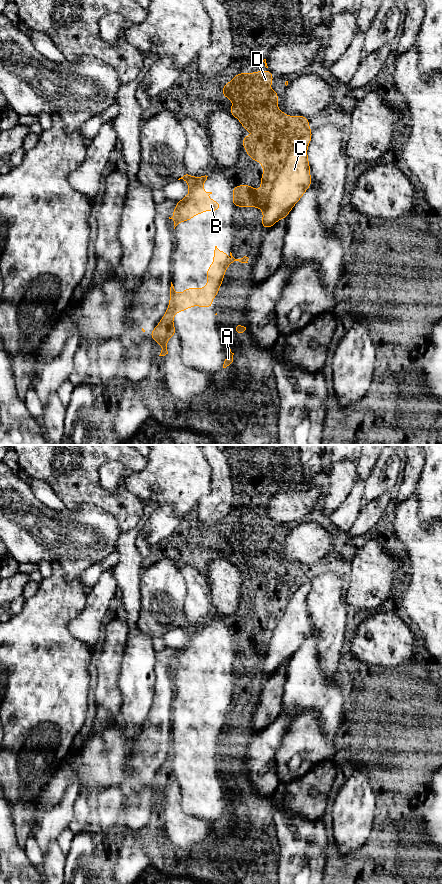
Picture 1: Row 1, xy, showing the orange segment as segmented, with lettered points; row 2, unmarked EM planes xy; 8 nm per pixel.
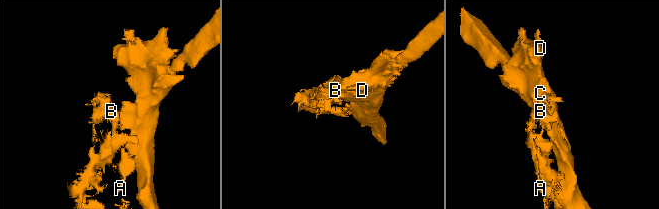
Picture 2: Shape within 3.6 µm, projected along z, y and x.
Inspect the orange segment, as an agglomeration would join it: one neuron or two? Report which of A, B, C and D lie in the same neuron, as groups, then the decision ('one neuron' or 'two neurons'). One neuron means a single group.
A B / C D; two neurons

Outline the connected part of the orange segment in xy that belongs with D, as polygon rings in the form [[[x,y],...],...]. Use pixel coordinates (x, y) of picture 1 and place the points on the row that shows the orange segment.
[[[257,71],[254,73],[237,73],[234,79],[224,84],[222,96],[233,101],[229,113],[236,117],[246,131],[255,131],[254,136],[242,137],[242,146],[249,158],[263,166],[263,176],[272,186],[265,210],[267,216],[261,220],[261,226],[267,230],[282,218],[287,219],[289,212],[312,185],[307,148],[312,139],[309,120],[302,115],[287,116],[279,111],[277,102],[279,94],[271,90],[273,73]]]

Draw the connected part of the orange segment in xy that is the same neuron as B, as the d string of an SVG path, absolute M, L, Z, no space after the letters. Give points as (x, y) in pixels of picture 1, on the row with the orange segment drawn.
M184 175L179 178L183 179L189 186L189 194L184 199L177 201L177 205L173 211L172 219L176 227L180 222L193 219L196 214L205 213L206 210L212 210L218 213L221 208L221 203L215 200L210 200L208 196L212 192L206 192L202 187L208 176L194 177Z

